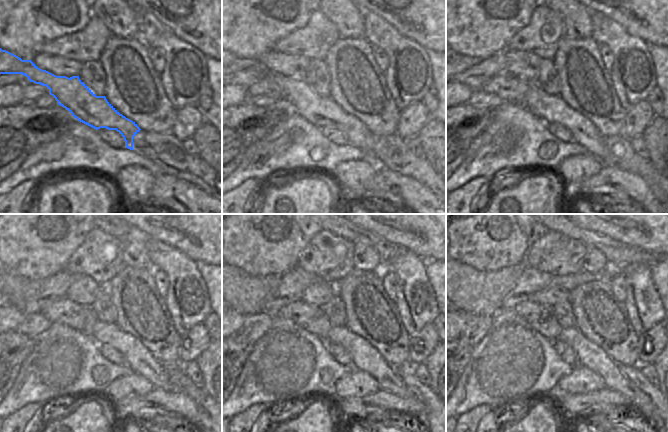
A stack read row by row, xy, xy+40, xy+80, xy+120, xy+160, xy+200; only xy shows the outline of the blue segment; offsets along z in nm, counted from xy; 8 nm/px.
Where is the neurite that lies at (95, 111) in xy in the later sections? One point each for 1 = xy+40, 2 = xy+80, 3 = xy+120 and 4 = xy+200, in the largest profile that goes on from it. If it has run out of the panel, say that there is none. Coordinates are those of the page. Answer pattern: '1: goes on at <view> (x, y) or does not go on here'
1: goes on at xy+40 (321, 111)
2: goes on at xy+80 (551, 109)
3: goes on at xy+120 (139, 360)
4: goes on at xy+200 (589, 355)

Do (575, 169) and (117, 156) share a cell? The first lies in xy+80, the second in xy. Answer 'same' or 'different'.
different

